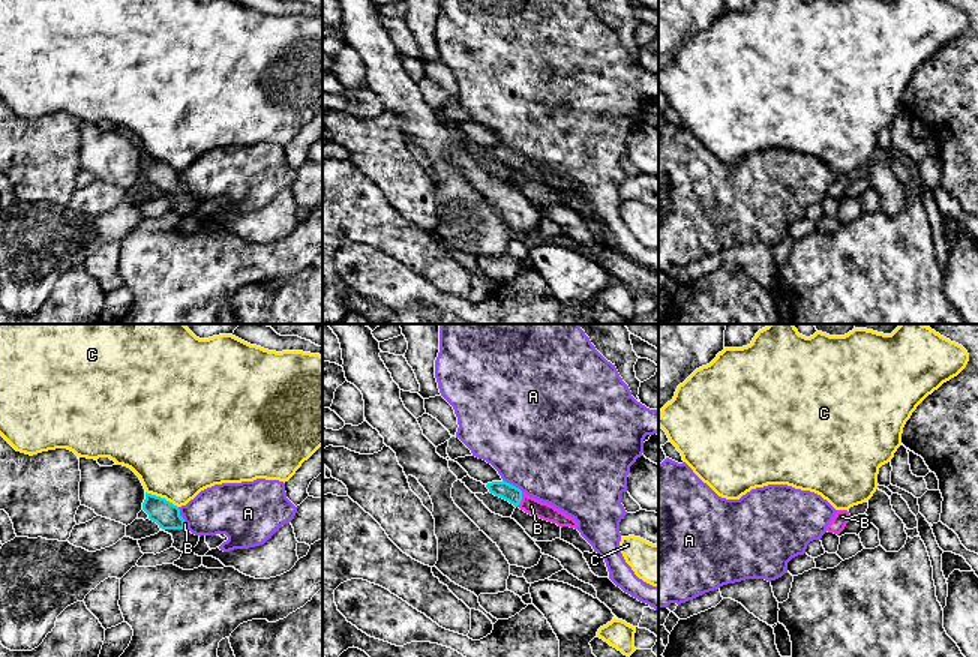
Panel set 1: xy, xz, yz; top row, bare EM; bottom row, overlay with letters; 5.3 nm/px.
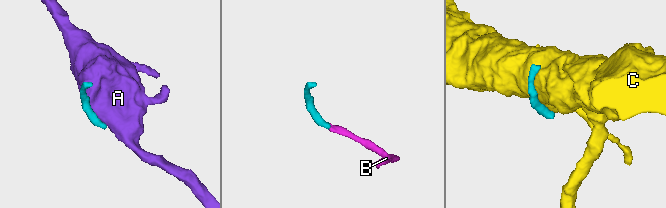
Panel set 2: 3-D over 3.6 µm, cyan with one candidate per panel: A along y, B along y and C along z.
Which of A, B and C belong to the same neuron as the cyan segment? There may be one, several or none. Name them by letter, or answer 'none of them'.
B

